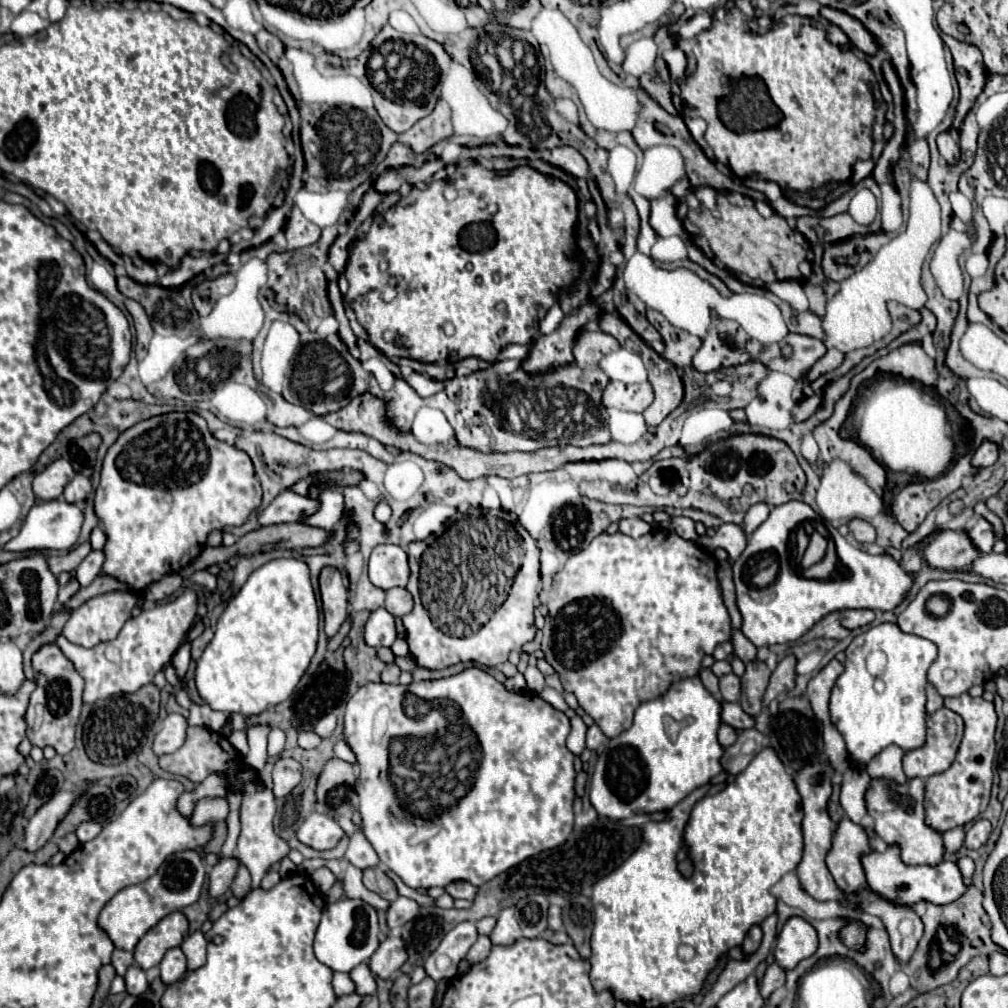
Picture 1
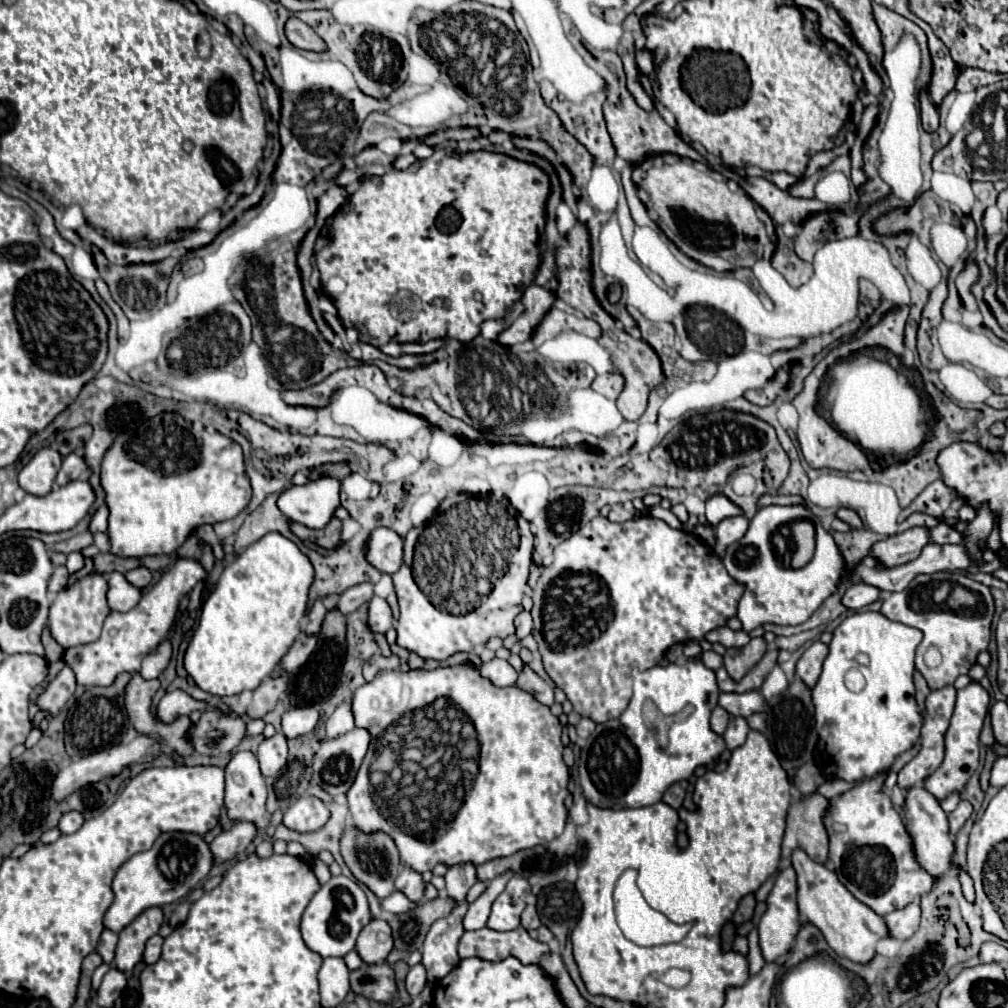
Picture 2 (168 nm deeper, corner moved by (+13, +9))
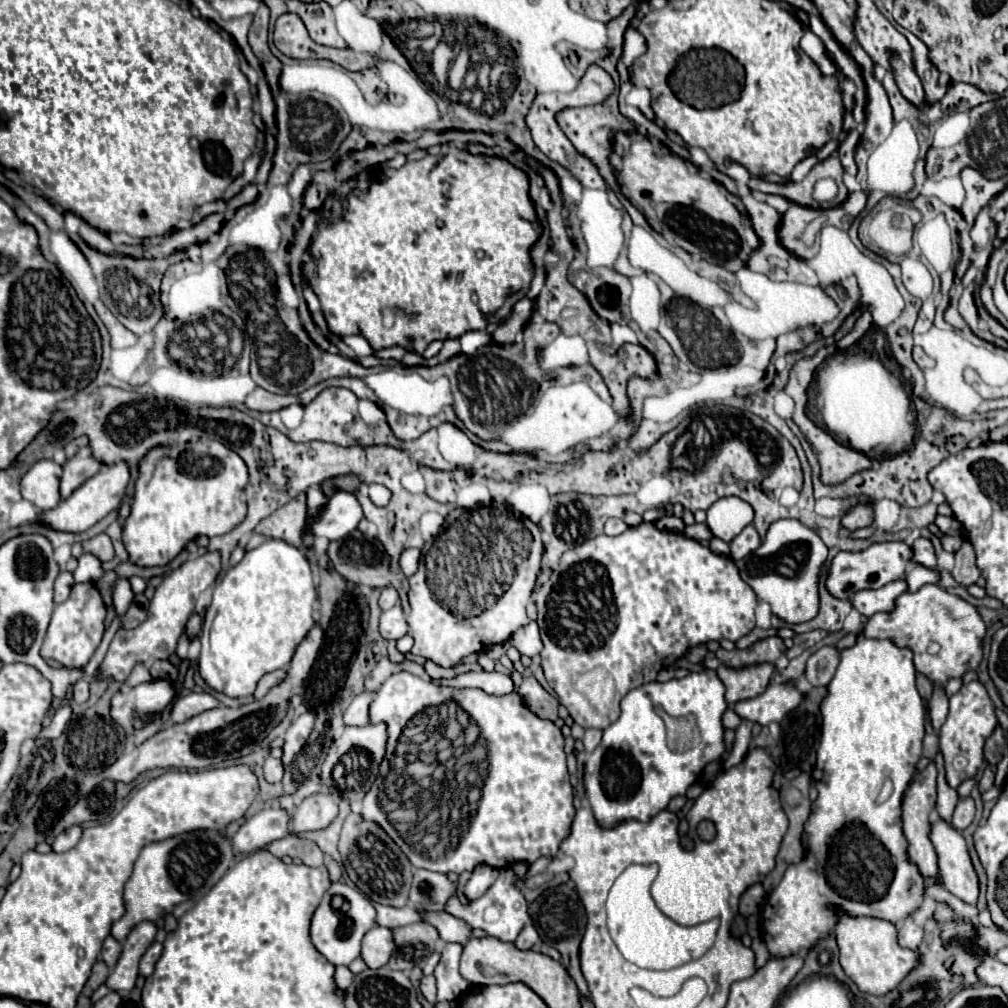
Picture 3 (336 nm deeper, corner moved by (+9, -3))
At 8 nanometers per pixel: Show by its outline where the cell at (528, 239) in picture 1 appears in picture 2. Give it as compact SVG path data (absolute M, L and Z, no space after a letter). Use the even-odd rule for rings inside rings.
M452 152L446 154L440 162L430 162L430 164L412 164L406 170L396 170L392 168L390 172L386 172L380 178L372 178L372 180L362 180L362 186L346 200L346 204L342 204L342 208L338 208L338 212L332 216L332 224L328 230L328 244L316 252L316 266L322 274L322 282L326 282L332 276L340 276L346 280L346 290L338 296L334 296L334 306L338 310L338 316L342 320L342 324L346 328L358 328L362 330L362 342L380 346L386 340L396 340L396 342L428 342L428 340L436 340L436 338L456 338L460 342L470 342L478 336L480 332L480 324L484 322L484 308L486 308L486 320L490 318L502 318L506 314L506 308L512 306L514 302L520 300L522 296L522 288L520 284L526 288L538 270L540 264L540 248L538 248L538 240L540 240L540 232L538 226L544 226L544 204L550 192L550 184L548 184L548 176L534 164L510 158L506 154L496 154L496 152L468 152L468 154L460 154L460 152ZM394 294L414 294L414 298L418 298L420 308L412 308L412 304L408 304L406 308L394 308Z

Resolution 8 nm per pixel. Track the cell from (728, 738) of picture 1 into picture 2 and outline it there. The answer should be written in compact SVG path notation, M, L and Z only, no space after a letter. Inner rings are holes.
M716 706L716 708L712 710L712 720L710 720L710 724L712 724L712 730L714 730L716 734L724 734L724 730L726 730L726 726L728 726L728 720L730 720L730 714L728 714L724 708Z

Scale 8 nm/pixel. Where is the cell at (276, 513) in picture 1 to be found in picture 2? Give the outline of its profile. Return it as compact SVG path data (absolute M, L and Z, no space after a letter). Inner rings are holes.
M330 476L318 478L306 486L292 486L278 500L278 508L292 522L308 528L324 528L338 506L340 482Z

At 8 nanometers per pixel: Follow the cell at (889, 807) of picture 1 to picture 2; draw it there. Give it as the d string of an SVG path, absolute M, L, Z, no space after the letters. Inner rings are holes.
M914 786L906 790L906 806L904 806L904 822L906 828L914 840L914 852L918 856L918 862L926 868L926 872L934 878L944 876L954 866L954 854L956 844L950 838L948 830L948 818L946 812L940 808L940 802L922 786Z

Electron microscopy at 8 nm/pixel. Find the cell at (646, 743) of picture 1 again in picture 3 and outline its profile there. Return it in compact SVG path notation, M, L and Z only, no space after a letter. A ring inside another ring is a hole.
M704 670L700 674L690 672L680 680L674 678L664 684L642 684L630 690L620 706L620 718L604 730L602 742L590 754L584 768L588 802L596 820L608 828L628 818L638 822L652 820L668 806L670 798L686 794L706 764L720 760L724 754L722 714L728 706L724 700L724 684L714 670ZM656 708L674 718L694 714L700 740L684 752L670 752L666 746L666 728Z

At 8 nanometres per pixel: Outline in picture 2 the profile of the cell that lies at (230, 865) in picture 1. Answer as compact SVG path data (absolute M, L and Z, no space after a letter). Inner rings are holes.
M246 820L234 822L234 826L230 830L224 830L210 844L210 848L214 852L214 862L220 864L220 862L228 862L228 860L236 858L238 850L244 852L254 842L256 834L258 834L258 828L254 822L246 822Z

